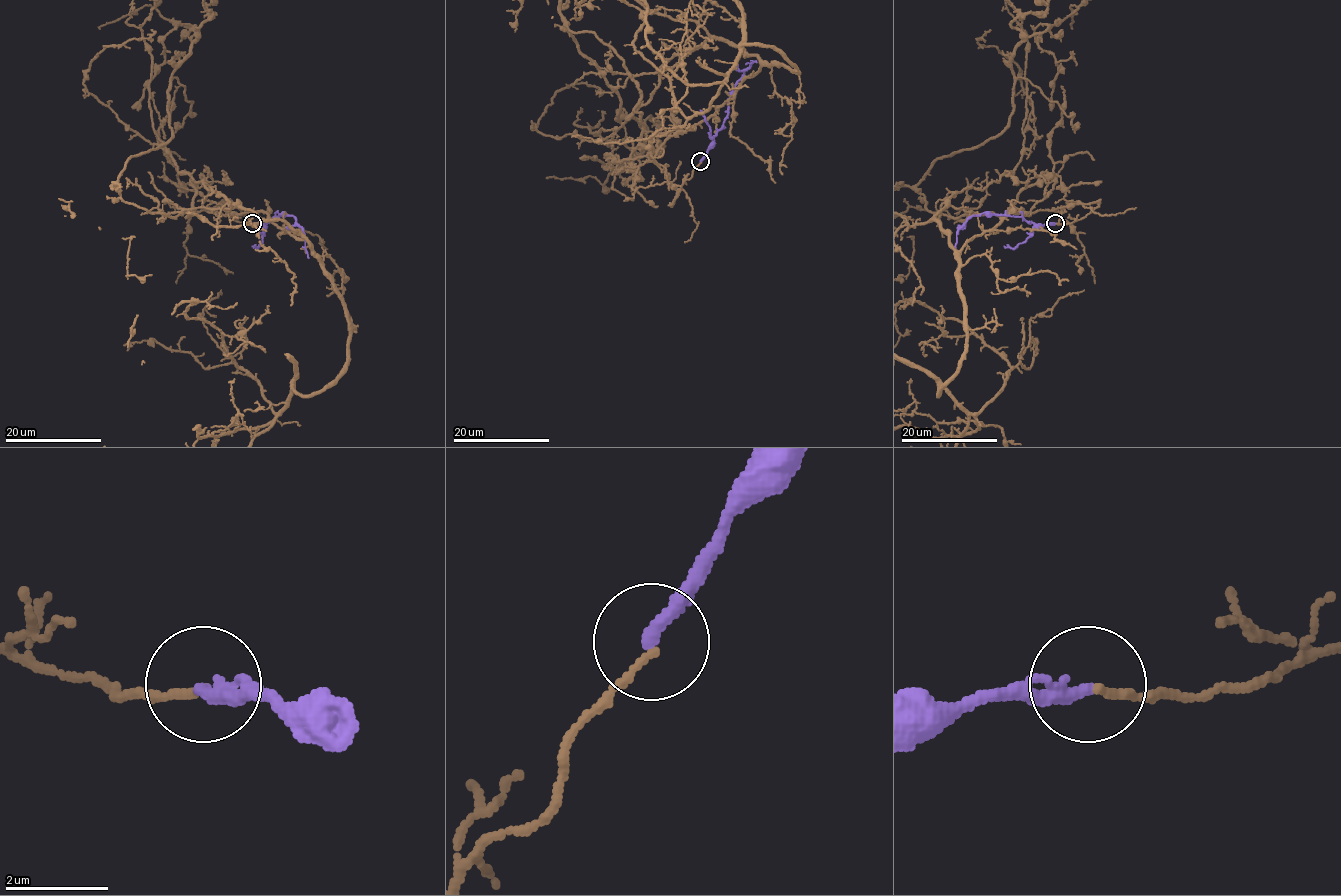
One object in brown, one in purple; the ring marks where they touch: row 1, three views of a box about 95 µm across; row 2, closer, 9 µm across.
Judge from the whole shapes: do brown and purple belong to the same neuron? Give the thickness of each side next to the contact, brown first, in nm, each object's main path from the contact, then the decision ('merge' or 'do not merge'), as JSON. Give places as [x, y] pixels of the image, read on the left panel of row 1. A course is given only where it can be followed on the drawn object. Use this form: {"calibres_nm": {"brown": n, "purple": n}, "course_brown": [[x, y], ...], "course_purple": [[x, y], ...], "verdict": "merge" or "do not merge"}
{"calibres_nm": {"brown": 150, "purple": 280}, "verdict": "do not merge"}

